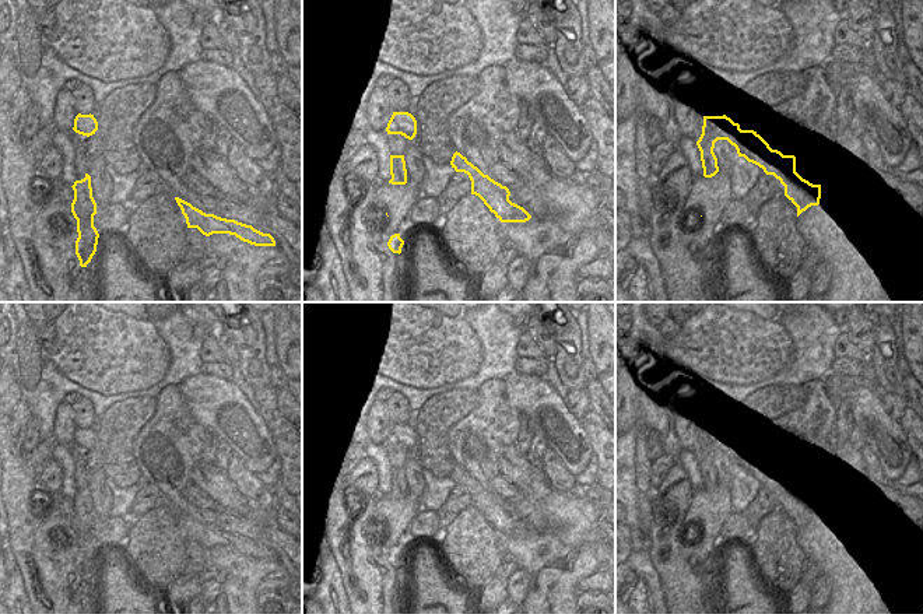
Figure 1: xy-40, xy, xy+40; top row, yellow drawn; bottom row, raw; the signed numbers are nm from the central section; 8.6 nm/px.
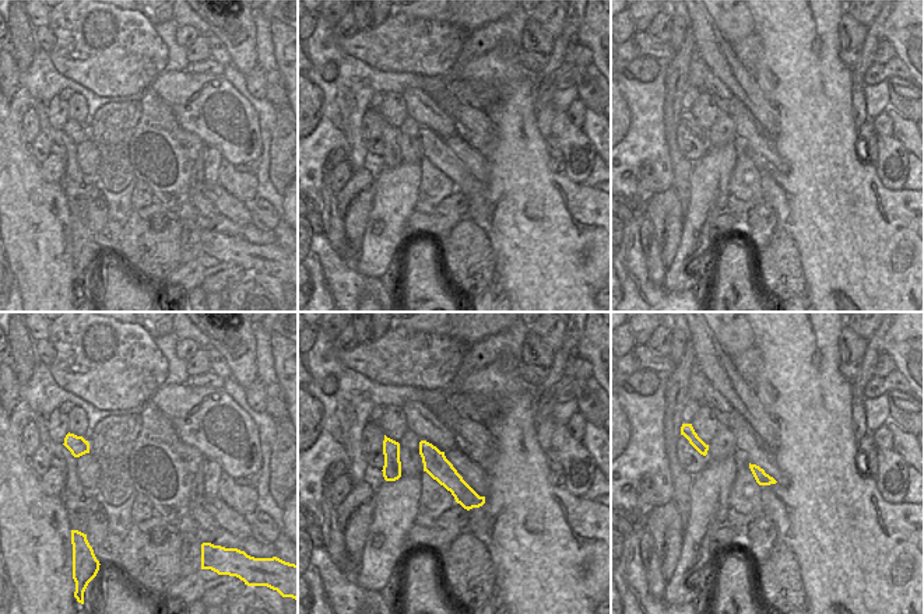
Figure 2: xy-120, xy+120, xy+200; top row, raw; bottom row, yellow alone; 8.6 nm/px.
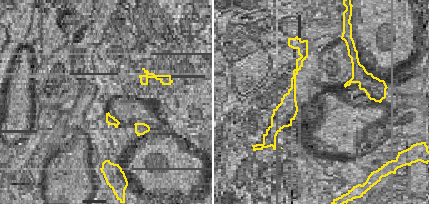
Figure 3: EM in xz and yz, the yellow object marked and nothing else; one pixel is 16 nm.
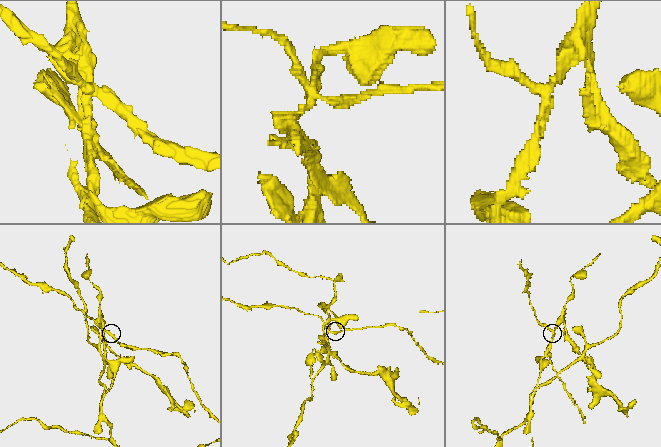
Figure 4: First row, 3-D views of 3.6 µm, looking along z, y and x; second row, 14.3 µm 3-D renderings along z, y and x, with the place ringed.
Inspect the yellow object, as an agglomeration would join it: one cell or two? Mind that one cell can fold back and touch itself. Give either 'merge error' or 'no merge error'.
merge error

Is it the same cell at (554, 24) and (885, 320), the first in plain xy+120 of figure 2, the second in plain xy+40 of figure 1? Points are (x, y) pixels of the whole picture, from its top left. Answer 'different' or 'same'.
different

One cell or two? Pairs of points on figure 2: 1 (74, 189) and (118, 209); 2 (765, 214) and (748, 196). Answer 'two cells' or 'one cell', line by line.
1: two cells
2: two cells

